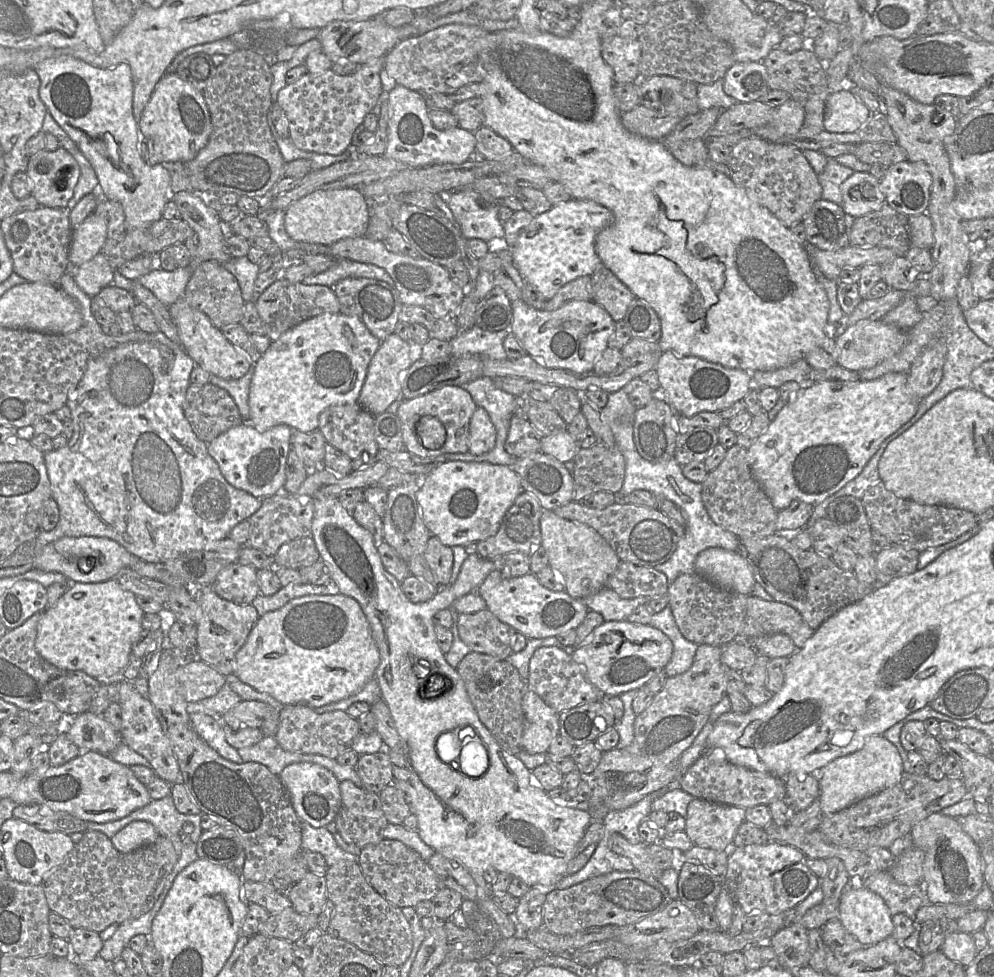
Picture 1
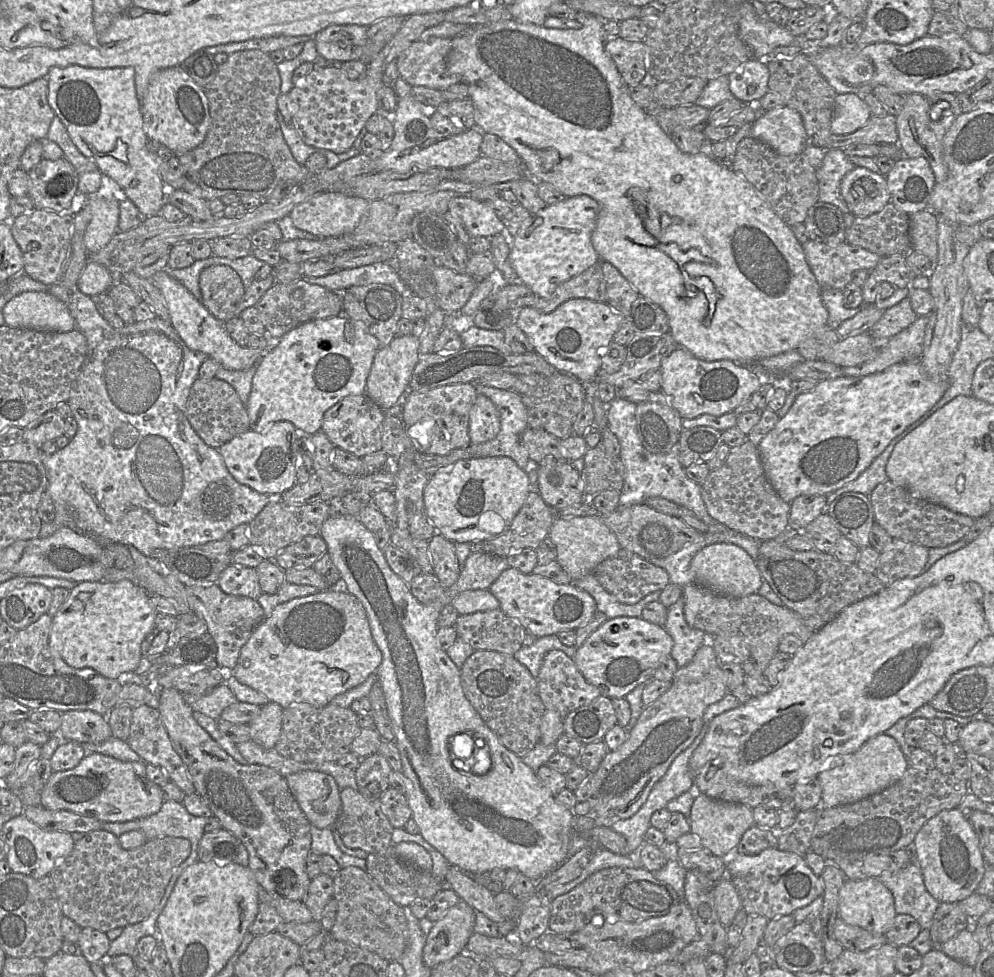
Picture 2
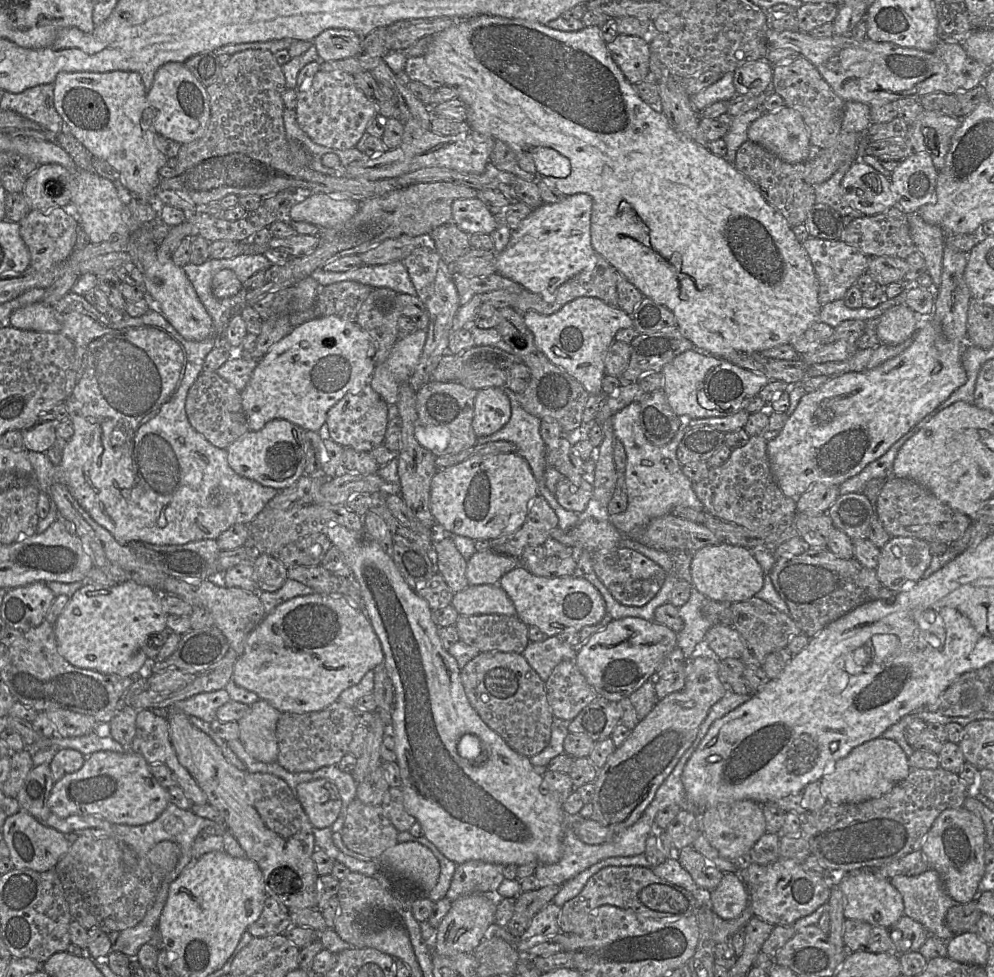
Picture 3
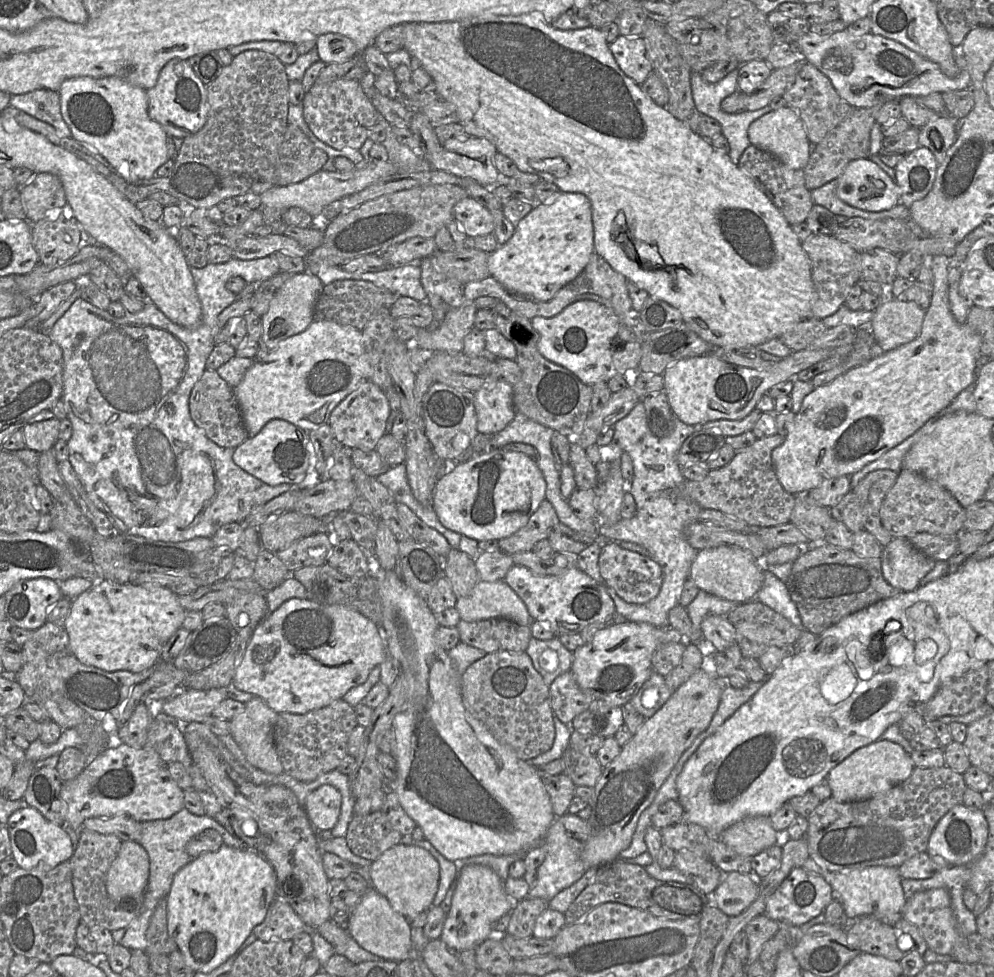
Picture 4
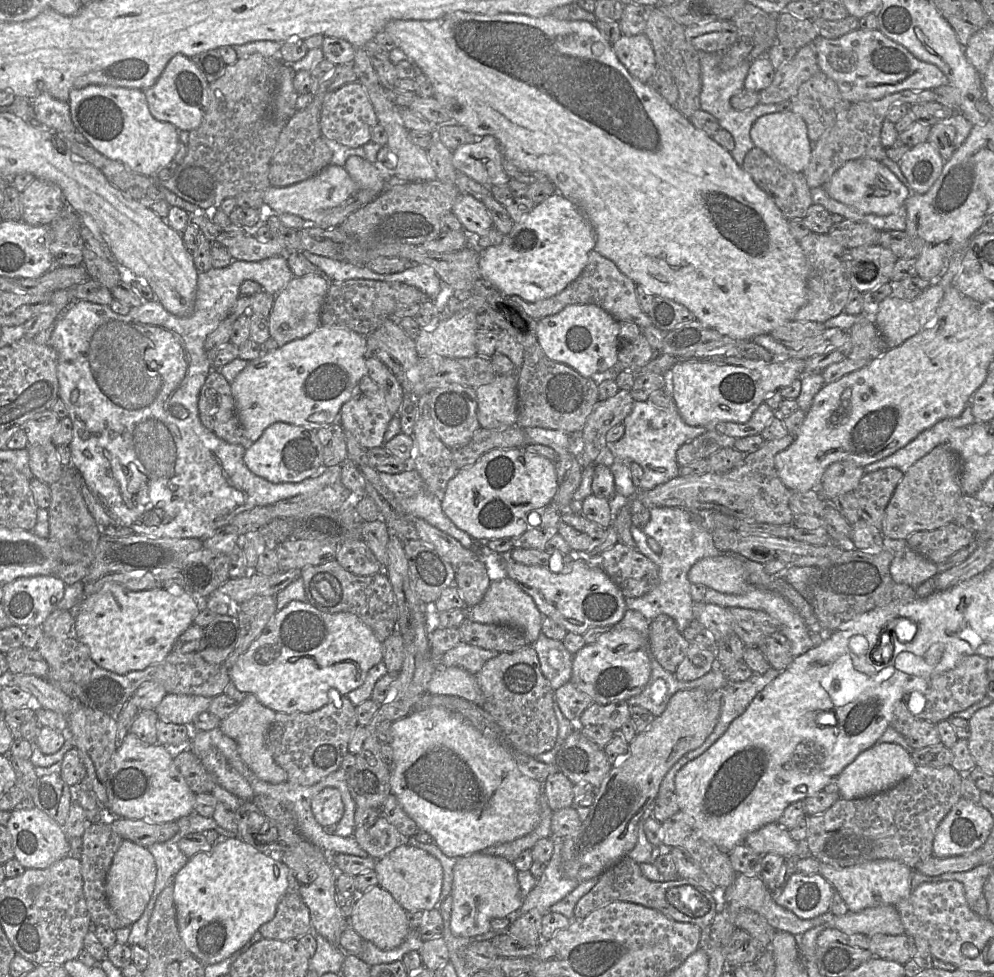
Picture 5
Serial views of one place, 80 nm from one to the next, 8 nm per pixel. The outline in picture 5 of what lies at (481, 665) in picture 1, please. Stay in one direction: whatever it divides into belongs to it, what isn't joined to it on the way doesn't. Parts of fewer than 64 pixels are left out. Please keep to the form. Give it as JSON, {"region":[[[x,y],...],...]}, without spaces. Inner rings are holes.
{"region":[[[532,645],[513,652],[498,653],[475,676],[485,698],[482,708],[493,716],[517,751],[535,757],[553,748],[558,735],[553,710],[554,690],[541,672]]]}

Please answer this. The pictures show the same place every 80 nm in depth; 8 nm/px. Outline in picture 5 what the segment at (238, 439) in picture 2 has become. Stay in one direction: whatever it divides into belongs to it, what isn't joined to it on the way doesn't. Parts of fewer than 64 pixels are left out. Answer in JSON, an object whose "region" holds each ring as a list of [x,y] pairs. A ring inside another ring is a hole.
{"region":[[[276,422],[246,449],[243,461],[253,474],[271,483],[298,483],[307,478],[317,477],[324,469],[323,447],[317,431]]]}

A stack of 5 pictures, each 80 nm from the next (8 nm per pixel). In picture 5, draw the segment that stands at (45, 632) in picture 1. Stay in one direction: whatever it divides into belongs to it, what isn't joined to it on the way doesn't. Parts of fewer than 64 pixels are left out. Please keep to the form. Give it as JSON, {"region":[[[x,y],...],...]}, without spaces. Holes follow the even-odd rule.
{"region":[[[108,583],[97,593],[80,601],[74,615],[74,636],[88,646],[91,658],[103,669],[116,674],[143,670],[161,662],[172,651],[178,637],[193,624],[204,599],[196,599],[179,586],[132,591],[117,583]]]}

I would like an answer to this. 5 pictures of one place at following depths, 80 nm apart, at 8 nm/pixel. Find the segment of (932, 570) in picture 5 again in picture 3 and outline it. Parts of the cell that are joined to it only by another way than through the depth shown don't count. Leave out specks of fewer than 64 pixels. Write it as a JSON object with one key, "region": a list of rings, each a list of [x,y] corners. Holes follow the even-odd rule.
{"region":[[[891,537],[880,551],[877,577],[895,593],[922,579],[933,557],[928,542],[912,537]]]}

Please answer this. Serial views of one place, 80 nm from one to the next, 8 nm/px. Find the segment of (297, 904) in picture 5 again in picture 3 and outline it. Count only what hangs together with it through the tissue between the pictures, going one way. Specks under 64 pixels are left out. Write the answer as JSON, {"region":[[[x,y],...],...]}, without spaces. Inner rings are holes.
{"region":[[[267,897],[261,915],[248,927],[253,937],[283,934],[293,924],[287,907],[272,897]]]}

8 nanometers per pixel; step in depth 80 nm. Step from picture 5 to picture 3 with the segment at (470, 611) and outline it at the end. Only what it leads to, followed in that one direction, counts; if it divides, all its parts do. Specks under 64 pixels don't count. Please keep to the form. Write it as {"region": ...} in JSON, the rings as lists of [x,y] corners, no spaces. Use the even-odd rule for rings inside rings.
{"region":[[[469,585],[454,593],[452,603],[459,615],[502,614],[516,616],[507,593],[498,585]]]}

